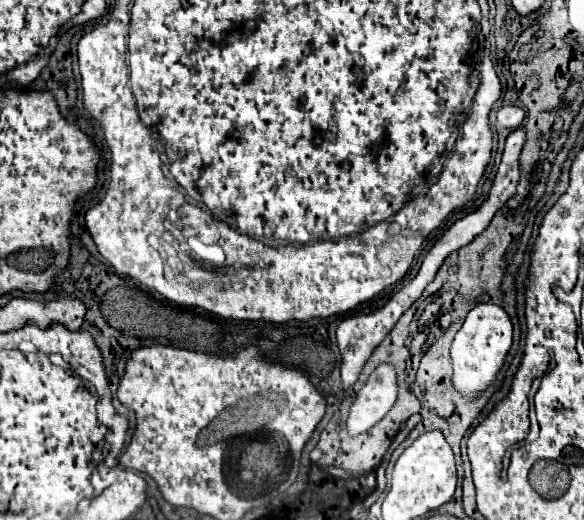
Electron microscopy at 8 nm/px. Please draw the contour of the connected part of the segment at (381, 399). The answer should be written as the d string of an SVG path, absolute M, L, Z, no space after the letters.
M382 362L368 378L368 382L356 392L356 398L350 406L346 430L350 436L368 432L378 424L394 406L398 398L398 378L390 362Z

